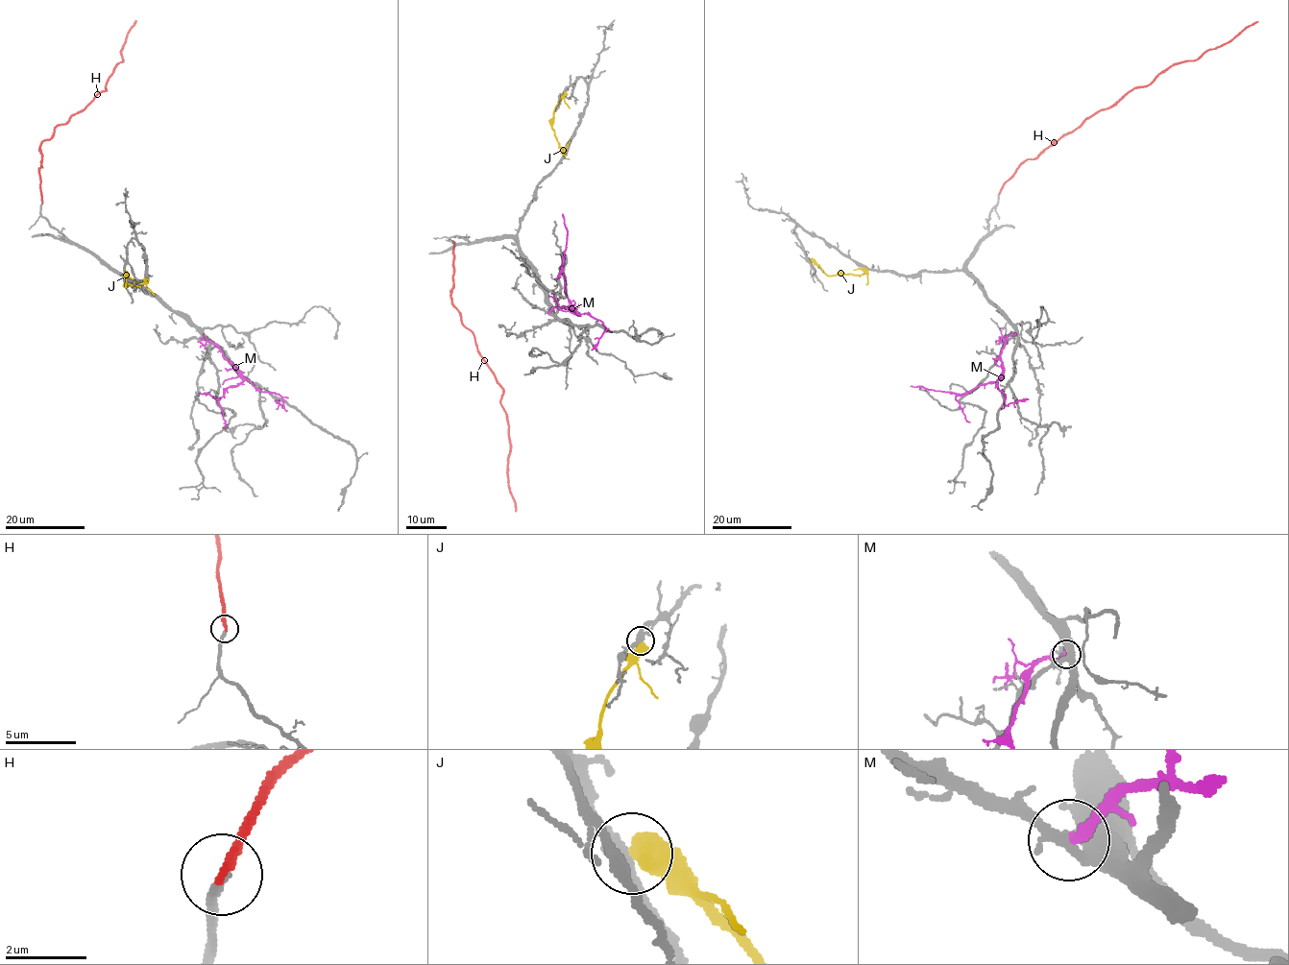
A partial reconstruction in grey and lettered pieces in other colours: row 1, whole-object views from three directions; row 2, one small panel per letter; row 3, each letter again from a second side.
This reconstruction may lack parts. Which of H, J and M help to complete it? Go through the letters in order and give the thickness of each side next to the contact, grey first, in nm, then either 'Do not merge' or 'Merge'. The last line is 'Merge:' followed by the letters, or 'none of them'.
H: Thickness 220 nm (grey) against 240 nm. Merge
J: Thickness 320 nm (grey) against 650 nm. Do not merge
M: Thickness 260 nm (grey) against 280 nm. Do not merge
Merge: H

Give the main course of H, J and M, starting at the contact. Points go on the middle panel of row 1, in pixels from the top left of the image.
H: (453, 242), (450, 296), (503, 390), (515, 511)
J: (565, 92), (555, 108), (551, 129), (561, 152), (567, 155)
M: (547, 312), (553, 307), (571, 306), (576, 314), (566, 293), (565, 275), (561, 272), (568, 232), (563, 214)

